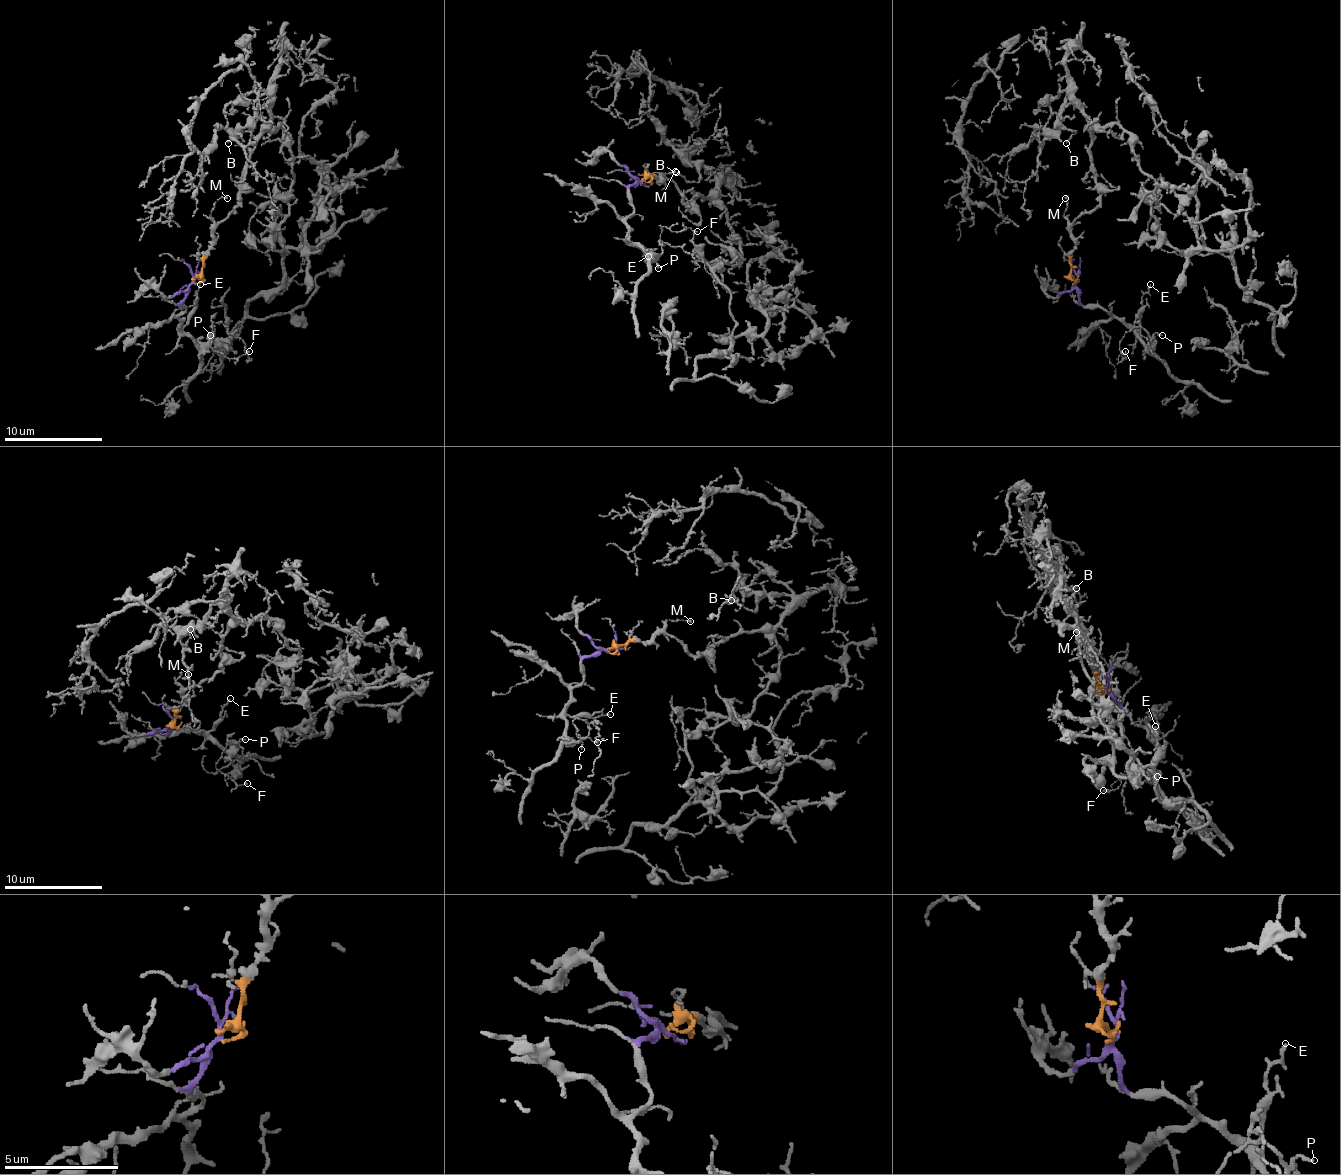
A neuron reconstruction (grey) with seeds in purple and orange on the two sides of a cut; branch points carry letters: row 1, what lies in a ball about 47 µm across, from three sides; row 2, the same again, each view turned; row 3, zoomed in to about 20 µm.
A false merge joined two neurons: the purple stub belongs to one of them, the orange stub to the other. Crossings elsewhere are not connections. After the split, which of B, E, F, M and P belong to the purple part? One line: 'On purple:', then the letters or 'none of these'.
On purple: E, F, P

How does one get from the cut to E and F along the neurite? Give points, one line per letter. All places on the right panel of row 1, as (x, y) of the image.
E: (1077, 281), (1084, 306), (1106, 308), (1136, 328), (1141, 296), (1151, 284)
F: (1077, 281), (1084, 306), (1106, 308), (1146, 345), (1151, 335), (1131, 328), (1119, 345), (1126, 358), (1126, 350)

